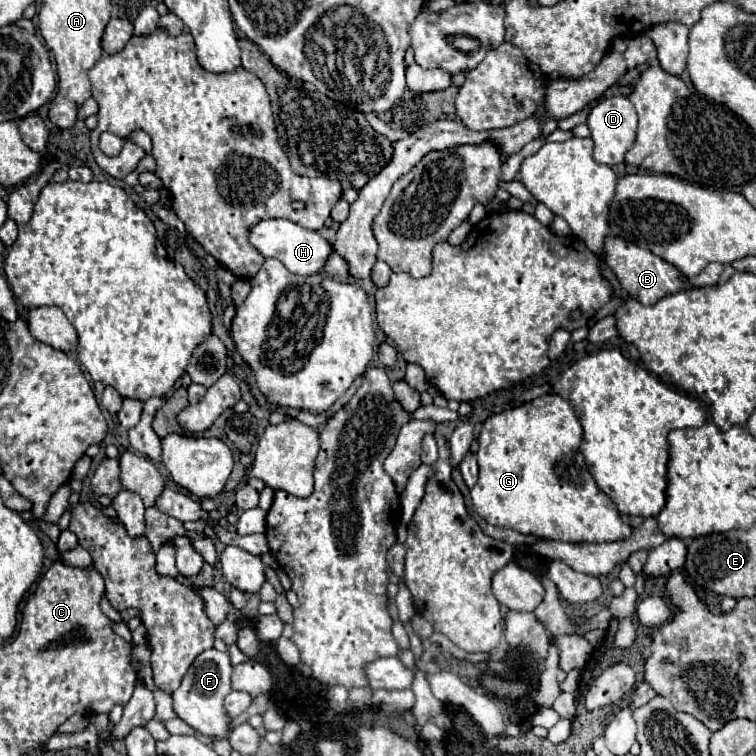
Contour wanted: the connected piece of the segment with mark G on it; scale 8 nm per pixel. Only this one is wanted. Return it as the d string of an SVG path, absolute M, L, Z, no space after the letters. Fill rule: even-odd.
M548 393L492 415L484 421L478 443L480 477L472 487L472 505L486 523L566 543L616 541L632 533L586 469L580 453L582 425L560 395Z

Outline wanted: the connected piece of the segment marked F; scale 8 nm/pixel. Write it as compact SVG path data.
M218 649L202 651L190 665L180 687L172 693L174 713L206 737L212 737L212 739L228 737L232 717L224 713L224 697L230 693L230 673L232 673L232 665L230 665L228 653L222 653Z

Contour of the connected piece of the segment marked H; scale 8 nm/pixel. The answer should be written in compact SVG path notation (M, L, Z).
M264 219L250 229L248 239L258 253L262 253L264 257L280 259L296 275L318 273L322 269L326 257L332 253L332 247L320 237L320 233L304 229L304 227L300 227L288 219Z

